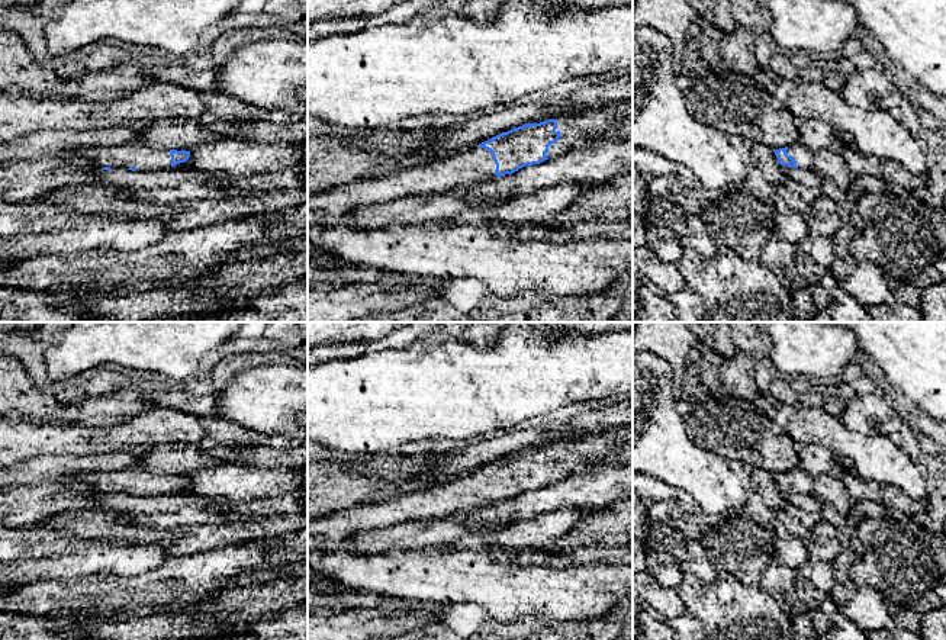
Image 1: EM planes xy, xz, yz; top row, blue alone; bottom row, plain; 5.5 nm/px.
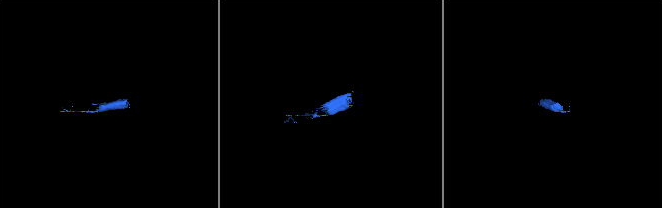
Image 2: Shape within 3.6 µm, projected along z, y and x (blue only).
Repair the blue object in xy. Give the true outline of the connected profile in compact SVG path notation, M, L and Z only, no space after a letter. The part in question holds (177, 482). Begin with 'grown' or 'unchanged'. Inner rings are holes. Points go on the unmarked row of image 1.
grown; M139 466L118 472L80 473L74 476L62 476L61 479L77 489L91 489L102 495L128 493L132 496L171 493L190 483L190 476L157 475Z

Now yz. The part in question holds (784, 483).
grown; M799 467L773 476L781 491L794 493L810 493L814 488L814 479L805 475Z

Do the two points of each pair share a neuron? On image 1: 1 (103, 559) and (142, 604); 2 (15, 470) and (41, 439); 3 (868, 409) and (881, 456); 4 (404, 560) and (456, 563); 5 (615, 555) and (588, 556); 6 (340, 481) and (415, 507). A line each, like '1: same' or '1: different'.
1: different
2: different
3: different
4: same
5: same
6: different

